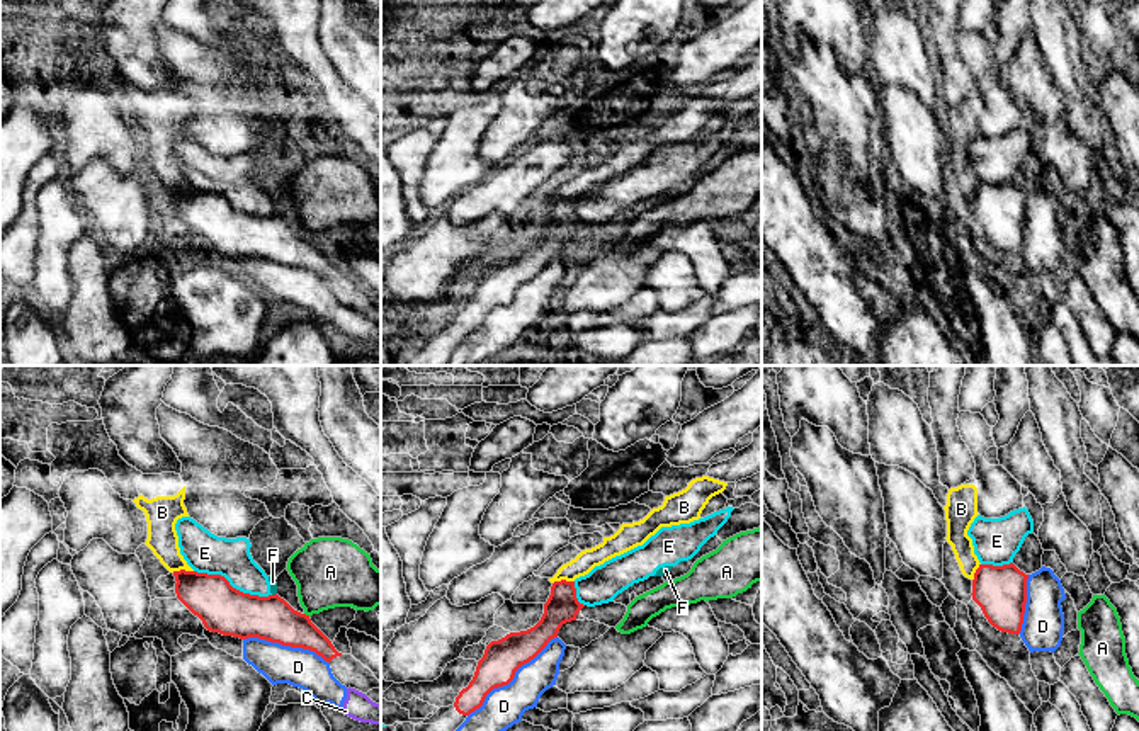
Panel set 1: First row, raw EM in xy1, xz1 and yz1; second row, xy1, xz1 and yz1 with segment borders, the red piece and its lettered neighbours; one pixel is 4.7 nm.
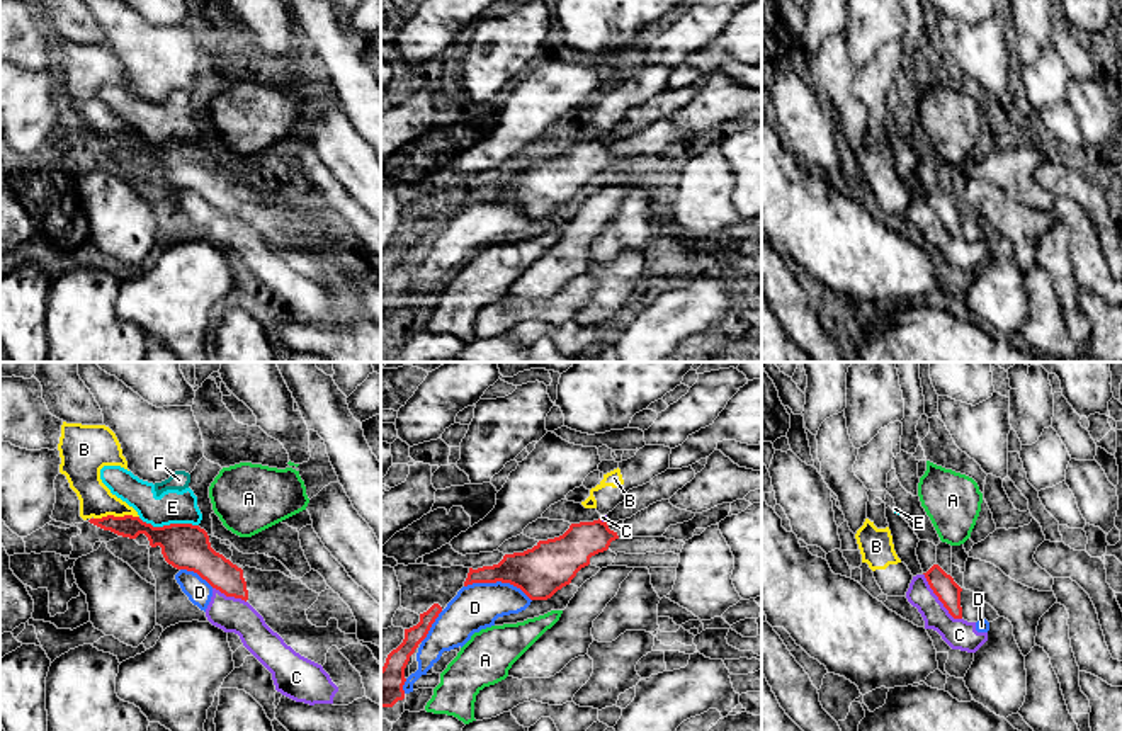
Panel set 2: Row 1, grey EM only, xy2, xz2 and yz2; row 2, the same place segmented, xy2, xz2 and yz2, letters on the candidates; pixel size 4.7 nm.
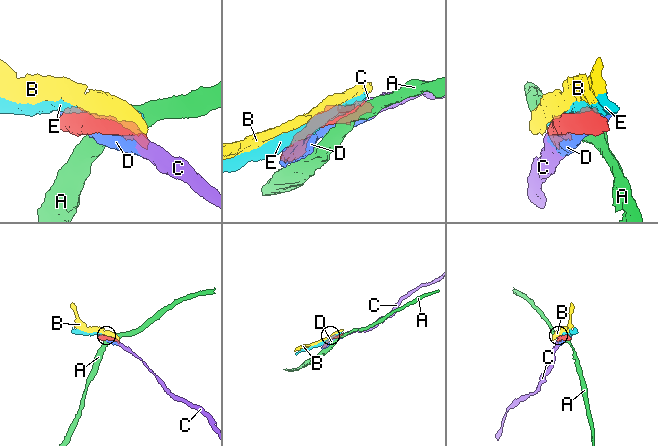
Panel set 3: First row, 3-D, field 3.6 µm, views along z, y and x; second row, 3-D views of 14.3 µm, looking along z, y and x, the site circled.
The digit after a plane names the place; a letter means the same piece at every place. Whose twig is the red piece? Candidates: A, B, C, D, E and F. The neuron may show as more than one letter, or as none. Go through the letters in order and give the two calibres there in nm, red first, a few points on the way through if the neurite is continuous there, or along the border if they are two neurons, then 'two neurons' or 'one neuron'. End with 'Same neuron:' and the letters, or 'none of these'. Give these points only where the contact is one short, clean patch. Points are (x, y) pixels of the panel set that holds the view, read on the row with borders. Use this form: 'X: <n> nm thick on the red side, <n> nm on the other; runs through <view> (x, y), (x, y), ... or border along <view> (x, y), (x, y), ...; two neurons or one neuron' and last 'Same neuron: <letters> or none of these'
A: 220 nm thick on the red side, 340 nm on the other; border along xy1 (305, 612), (310, 616); two neurons
B: 110 nm thick on the red side, 160 nm on the other; border along xy2 (138, 515), (102, 515), (94, 519); two neurons
C: 110 nm thick on the red side, 140 nm on the other; border along yz2 (923, 573), (942, 606), (954, 617), (961, 619); two neurons
D: 180 nm thick on the red side, 190 nm on the other; two neurons
E: 220 nm thick on the red side, 190 nm on the other; two neurons
F: 220 nm thick on the red side, 30 nm on the other; border along xy1 (276, 592), (272, 595); two neurons
Same neuron: none of these

